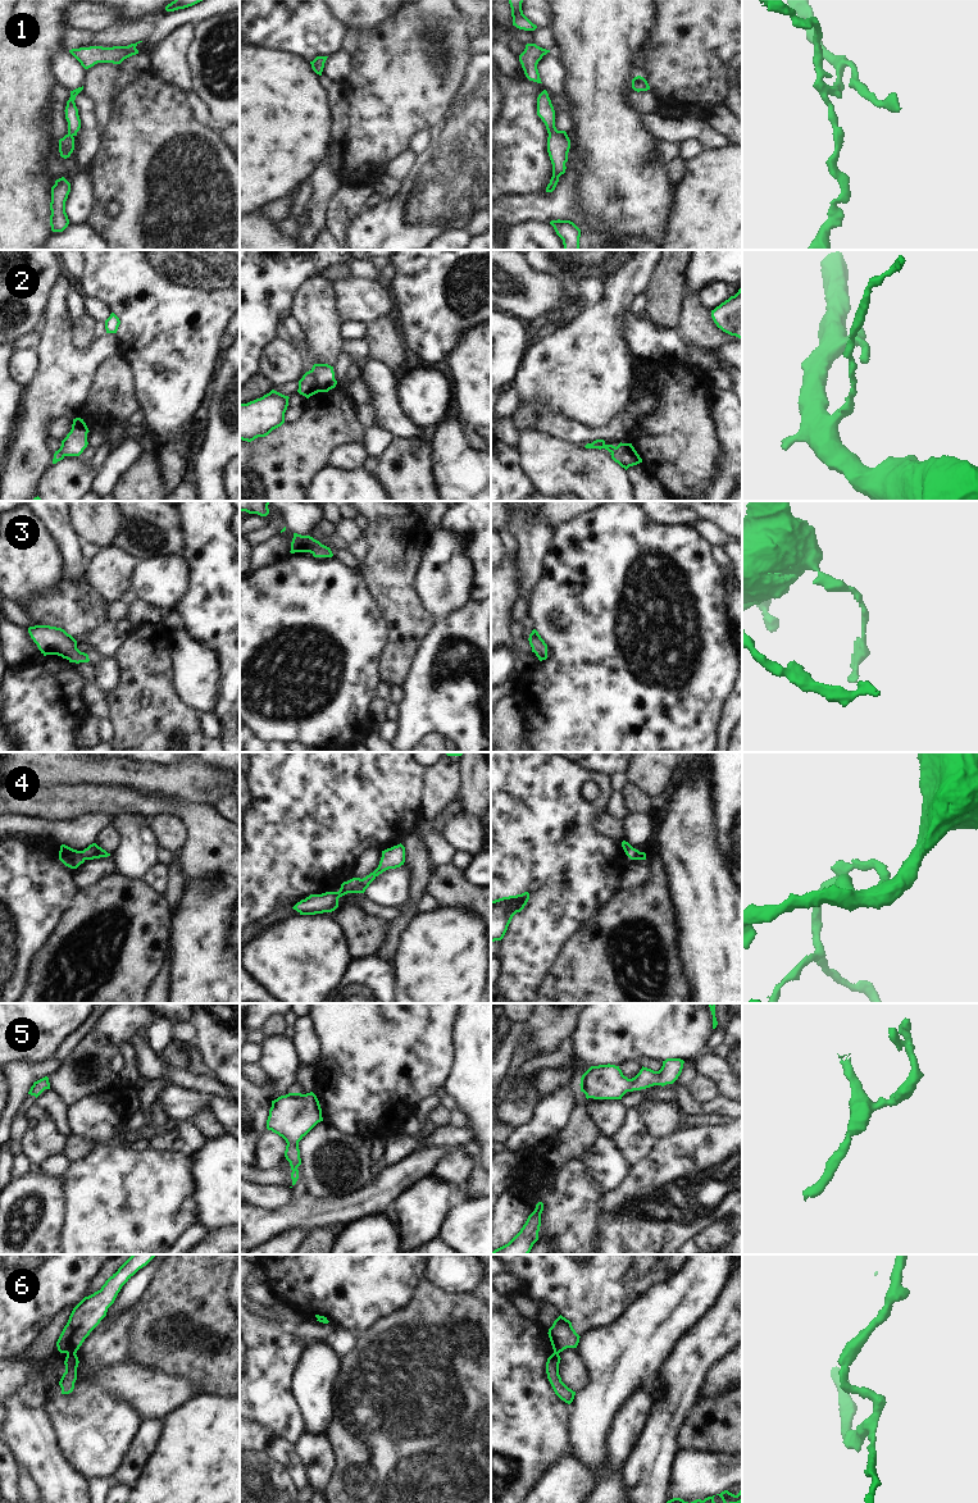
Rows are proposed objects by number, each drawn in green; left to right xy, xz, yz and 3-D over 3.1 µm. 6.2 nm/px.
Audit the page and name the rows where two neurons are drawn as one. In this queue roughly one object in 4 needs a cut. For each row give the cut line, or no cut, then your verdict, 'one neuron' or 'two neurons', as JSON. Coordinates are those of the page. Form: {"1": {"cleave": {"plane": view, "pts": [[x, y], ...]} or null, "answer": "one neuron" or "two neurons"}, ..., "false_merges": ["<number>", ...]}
{"1": {"cleave": null, "answer": "one neuron"}, "2": {"cleave": {"plane": "xz", "pts": [[310, 370], [319, 391]]}, "answer": "two neurons"}, "3": {"cleave": null, "answer": "one neuron"}, "4": {"cleave": {"plane": "xy", "pts": [[81, 851], [86, 859]]}, "answer": "two neurons"}, "5": {"cleave": null, "answer": "one neuron"}, "6": {"cleave": {"plane": "xy", "pts": [[67, 1352], [74, 1353]]}, "answer": "two neurons"}, "false_merges": ["2", "4", "6"]}

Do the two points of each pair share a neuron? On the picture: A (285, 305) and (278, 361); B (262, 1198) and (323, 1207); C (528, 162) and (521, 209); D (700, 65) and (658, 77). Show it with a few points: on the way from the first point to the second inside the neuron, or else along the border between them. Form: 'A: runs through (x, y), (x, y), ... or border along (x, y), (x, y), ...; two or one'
A: border along (277, 338), (265, 350), (260, 365); two
B: border along (290, 1199), (272, 1208), (258, 1207); two
C: border along (545, 187), (528, 194), (504, 194); two
D: runs through (690, 65), (668, 67); one

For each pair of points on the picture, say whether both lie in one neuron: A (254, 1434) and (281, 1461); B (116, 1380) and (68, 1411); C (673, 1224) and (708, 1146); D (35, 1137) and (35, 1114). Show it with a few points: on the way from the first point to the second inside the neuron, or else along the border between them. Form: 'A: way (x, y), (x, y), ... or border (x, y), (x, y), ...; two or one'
A: way (258, 1442), (273, 1457); one
B: border (100, 1369), (96, 1383), (130, 1403); two
C: way (673, 1205), (673, 1201), (706, 1165); one
D: way (35, 1132), (35, 1119); one

